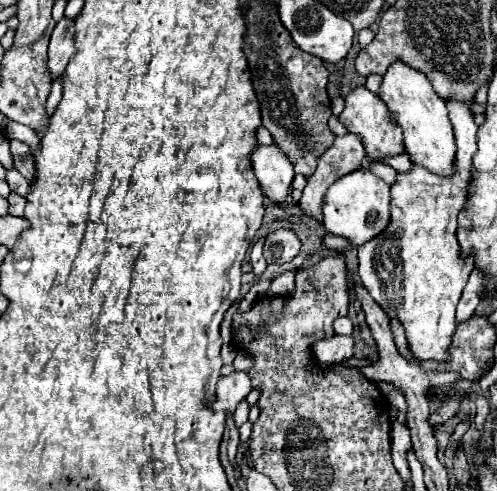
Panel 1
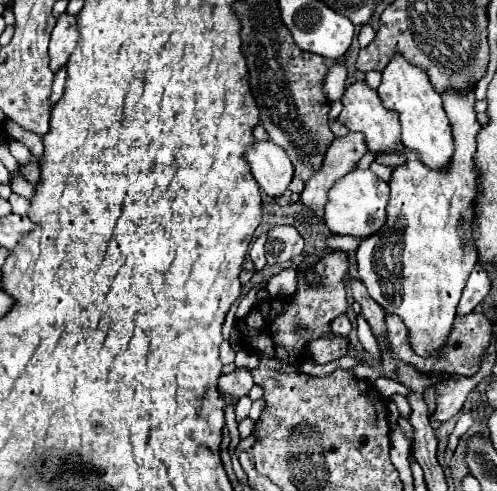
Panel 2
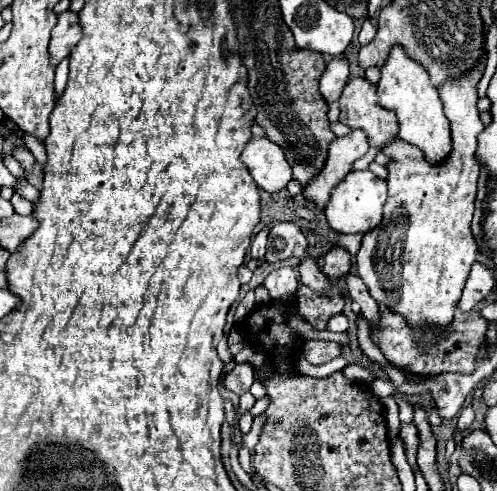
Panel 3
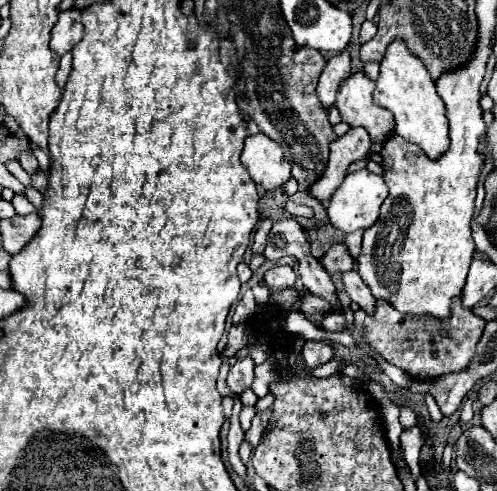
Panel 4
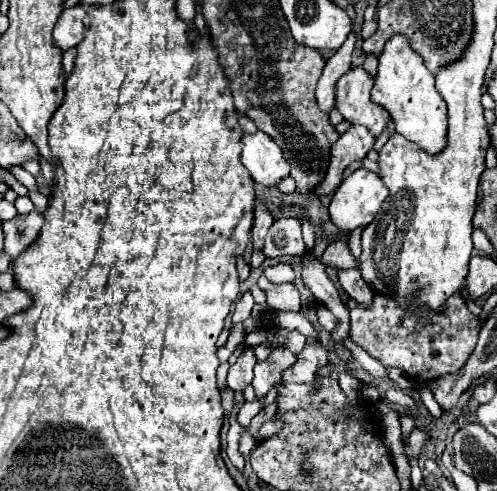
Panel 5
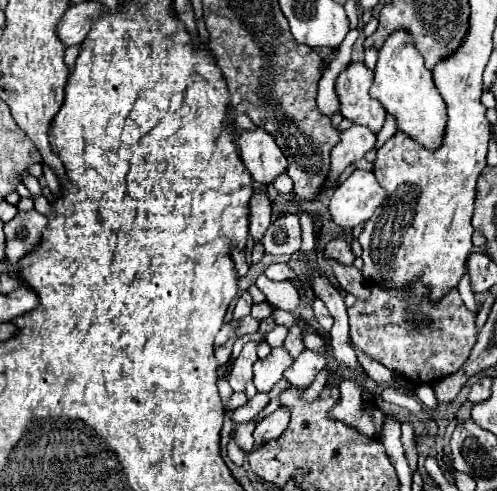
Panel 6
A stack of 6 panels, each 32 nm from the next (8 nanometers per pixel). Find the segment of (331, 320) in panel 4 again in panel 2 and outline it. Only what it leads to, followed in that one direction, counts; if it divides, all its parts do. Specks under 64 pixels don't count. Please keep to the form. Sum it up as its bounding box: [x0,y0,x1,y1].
[330,316,350,336]

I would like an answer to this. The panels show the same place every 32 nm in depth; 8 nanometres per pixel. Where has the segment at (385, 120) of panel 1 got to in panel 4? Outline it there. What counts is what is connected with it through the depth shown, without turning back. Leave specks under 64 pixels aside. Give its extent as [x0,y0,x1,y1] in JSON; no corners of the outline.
[336,72,392,142]

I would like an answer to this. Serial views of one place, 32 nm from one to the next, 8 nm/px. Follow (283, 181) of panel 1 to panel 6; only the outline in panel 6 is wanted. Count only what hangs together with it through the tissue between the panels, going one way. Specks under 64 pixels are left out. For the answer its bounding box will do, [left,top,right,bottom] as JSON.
[238,126,286,184]

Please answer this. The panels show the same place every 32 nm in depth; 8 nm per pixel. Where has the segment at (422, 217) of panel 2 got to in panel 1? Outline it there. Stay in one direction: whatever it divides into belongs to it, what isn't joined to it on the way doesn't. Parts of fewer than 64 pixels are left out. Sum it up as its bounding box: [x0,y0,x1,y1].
[358,98,478,360]

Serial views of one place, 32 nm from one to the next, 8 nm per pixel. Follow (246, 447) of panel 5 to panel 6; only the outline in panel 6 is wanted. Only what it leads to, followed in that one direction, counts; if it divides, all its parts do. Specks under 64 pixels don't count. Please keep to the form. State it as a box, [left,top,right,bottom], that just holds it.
[234,418,256,452]

